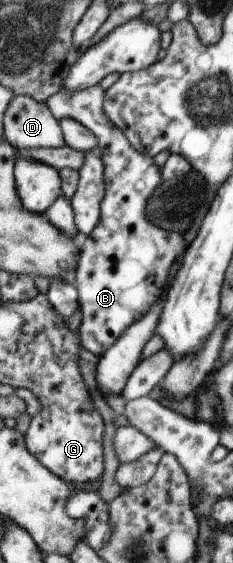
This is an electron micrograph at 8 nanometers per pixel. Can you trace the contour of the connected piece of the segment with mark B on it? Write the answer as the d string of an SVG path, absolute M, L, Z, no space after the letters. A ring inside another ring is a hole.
M96 84L91 88L66 91L59 89L50 99L45 101L48 109L57 119L73 119L88 128L98 141L96 149L98 159L102 163L102 179L104 179L104 195L100 201L98 221L85 237L81 238L80 247L82 255L72 282L78 290L79 312L81 321L78 324L78 341L86 351L92 355L100 355L108 347L115 343L135 321L140 320L164 295L167 286L167 275L172 267L176 267L176 261L183 253L186 242L180 233L162 231L160 227L152 225L146 217L146 199L154 193L154 187L163 181L160 175L162 171L154 165L151 157L134 151L122 132L109 122L102 109L104 89Z

